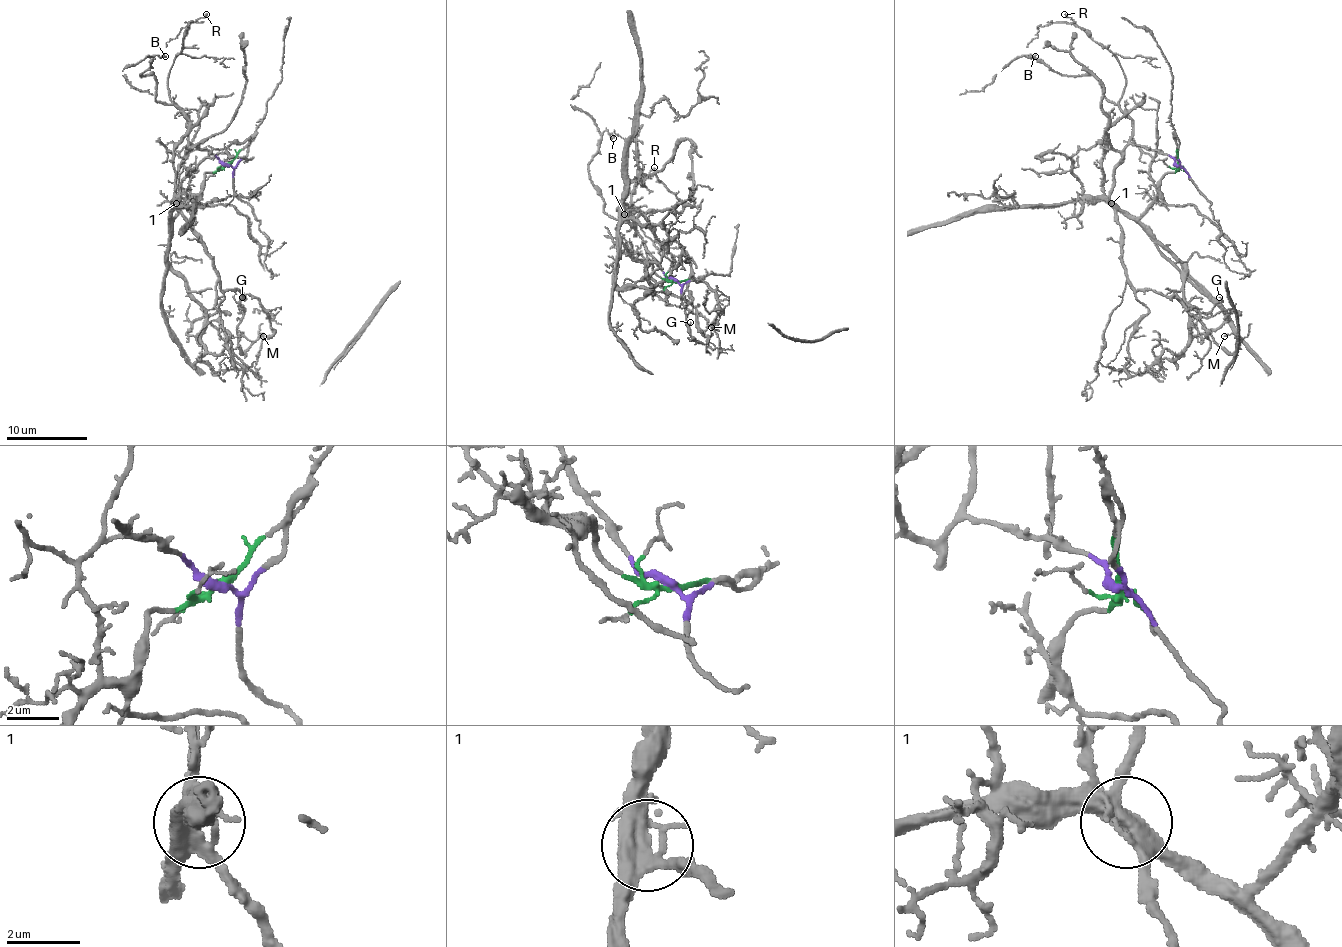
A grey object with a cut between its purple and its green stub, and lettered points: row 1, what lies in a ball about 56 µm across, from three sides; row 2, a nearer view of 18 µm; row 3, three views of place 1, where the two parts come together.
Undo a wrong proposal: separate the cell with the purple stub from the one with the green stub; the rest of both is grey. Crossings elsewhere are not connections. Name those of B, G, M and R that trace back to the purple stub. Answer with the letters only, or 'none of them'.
B, G, M, R

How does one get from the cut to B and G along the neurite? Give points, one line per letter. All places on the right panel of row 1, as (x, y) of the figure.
B: (1178, 164), (1167, 154), (1135, 146), (1133, 121), (1092, 75), (1059, 75), (1029, 56), (1035, 56)
G: (1178, 164), (1125, 148), (1110, 203), (1121, 258), (1133, 290), (1178, 296), (1202, 313), (1218, 296)

